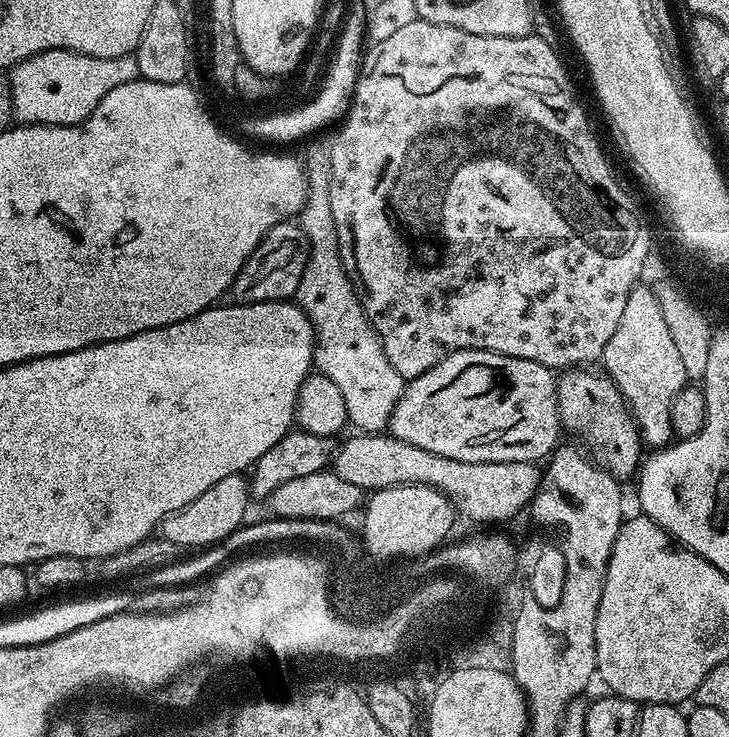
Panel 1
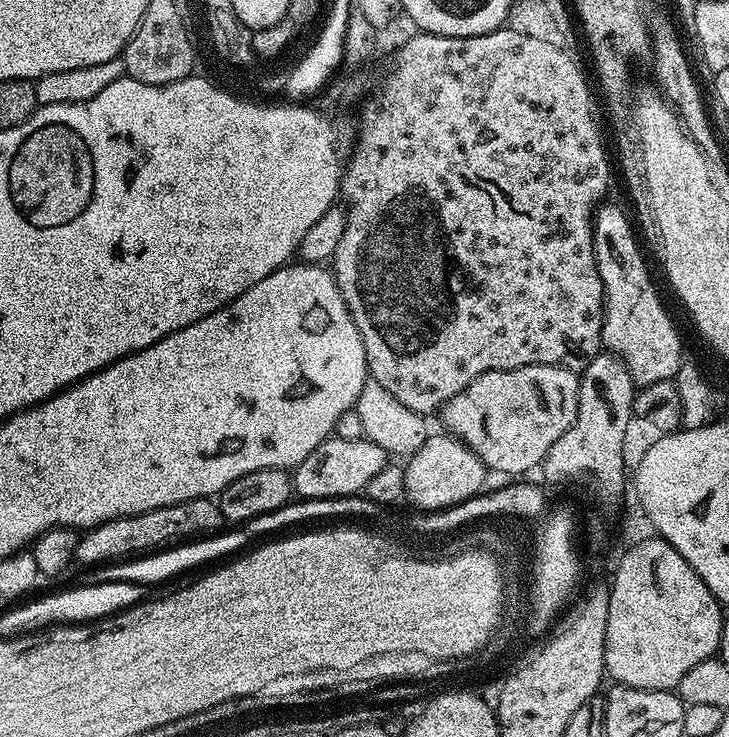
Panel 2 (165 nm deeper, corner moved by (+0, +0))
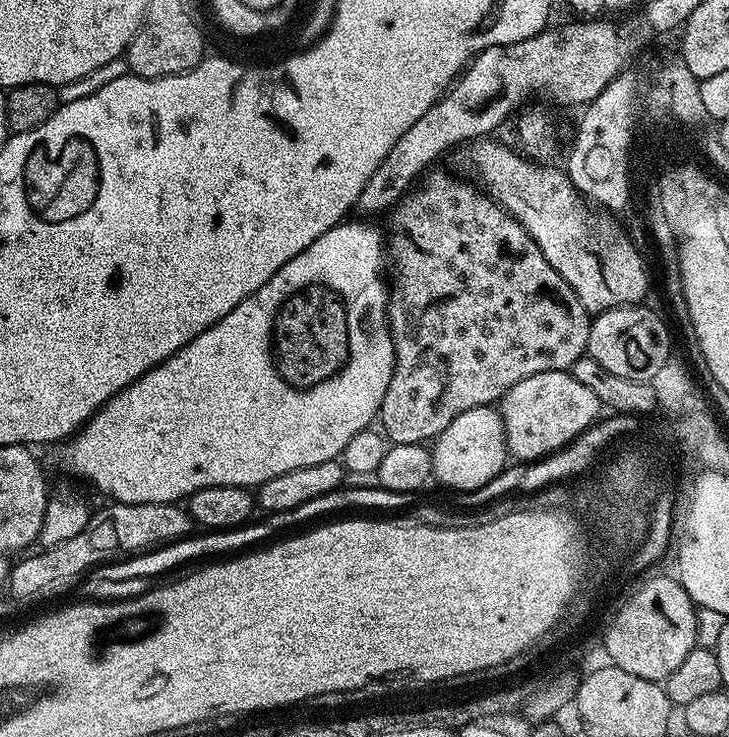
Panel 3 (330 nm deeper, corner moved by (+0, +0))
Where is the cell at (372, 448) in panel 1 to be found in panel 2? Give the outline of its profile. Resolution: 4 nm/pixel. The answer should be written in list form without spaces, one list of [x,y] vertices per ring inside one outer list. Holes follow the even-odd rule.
[[[333,434],[314,450],[310,450],[310,454],[306,454],[306,458],[302,458],[302,462],[291,469],[290,484],[295,495],[306,500],[354,496],[363,493],[367,483],[389,464],[389,452],[364,436],[342,438]]]

